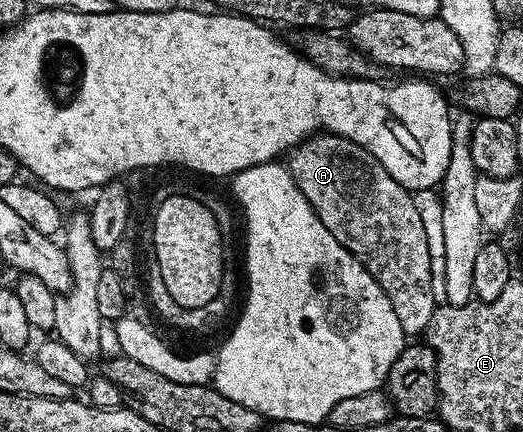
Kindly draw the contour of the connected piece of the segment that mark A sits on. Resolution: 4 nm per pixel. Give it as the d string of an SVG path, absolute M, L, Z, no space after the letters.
M310 136L288 153L287 167L295 178L303 198L307 198L307 202L315 210L319 222L323 222L323 226L327 226L327 230L335 234L338 242L373 275L375 282L379 282L379 286L391 302L391 310L395 310L399 318L399 326L403 326L406 337L420 337L431 322L433 311L438 304L431 292L432 258L428 248L427 232L423 230L422 219L415 211L413 192L399 186L399 182L395 182L395 178L391 178L391 174L383 170L383 166L372 154L351 142L346 136Z

